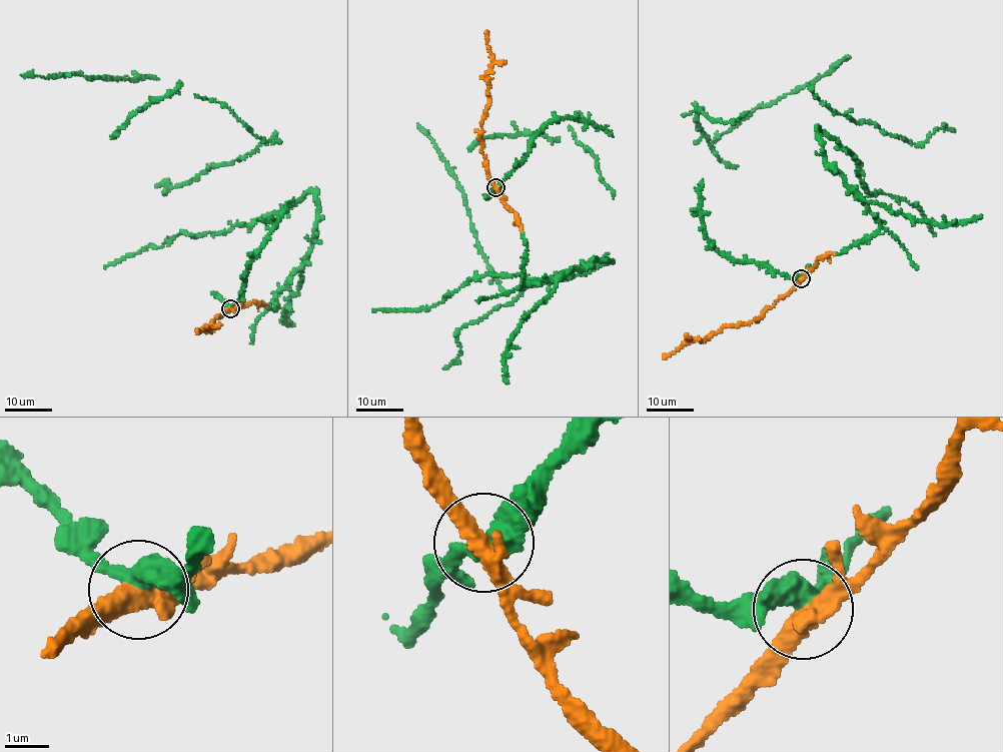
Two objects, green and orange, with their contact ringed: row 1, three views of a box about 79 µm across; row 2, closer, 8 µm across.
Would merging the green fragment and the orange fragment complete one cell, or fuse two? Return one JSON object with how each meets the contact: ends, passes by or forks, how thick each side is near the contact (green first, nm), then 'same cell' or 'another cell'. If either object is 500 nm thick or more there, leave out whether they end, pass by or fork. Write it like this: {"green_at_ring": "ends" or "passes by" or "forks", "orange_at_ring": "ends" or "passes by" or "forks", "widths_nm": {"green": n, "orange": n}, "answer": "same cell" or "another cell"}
{"green_at_ring": "passes by", "orange_at_ring": "passes by", "widths_nm": {"green": 460, "orange": 400}, "answer": "same cell"}

